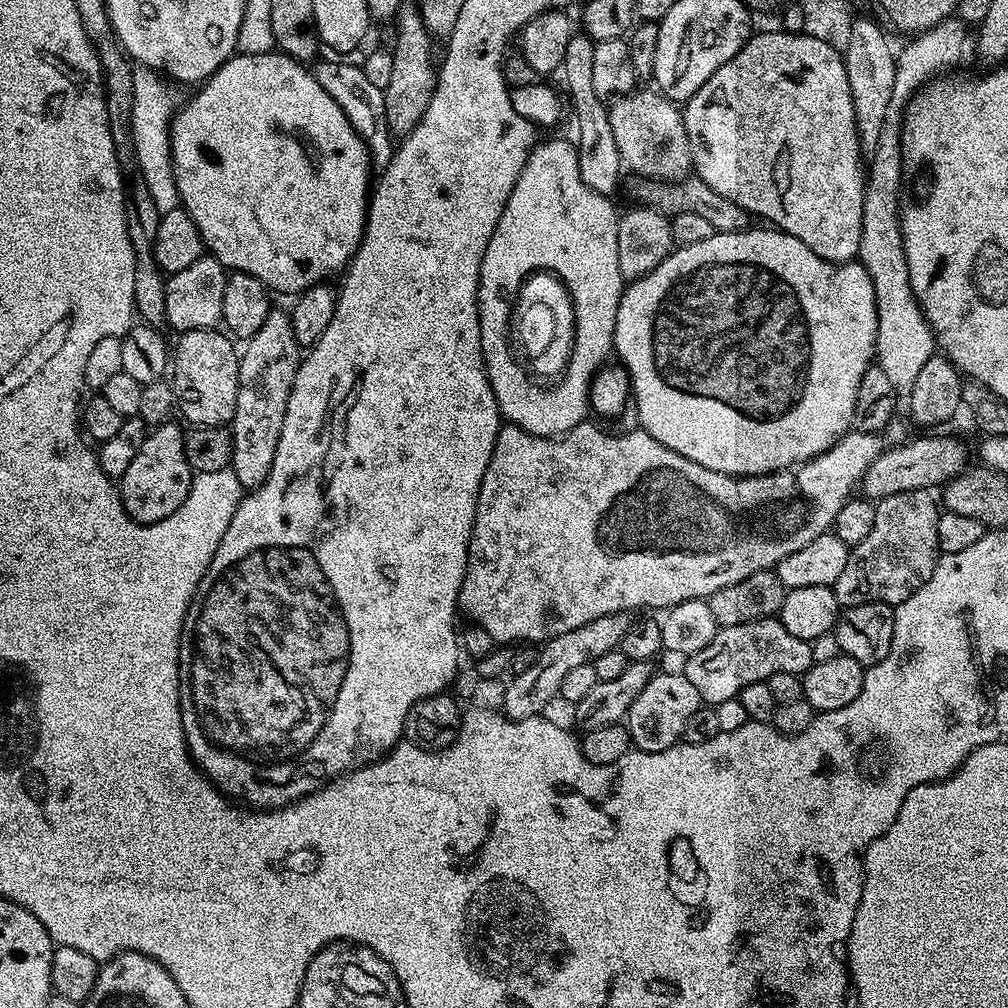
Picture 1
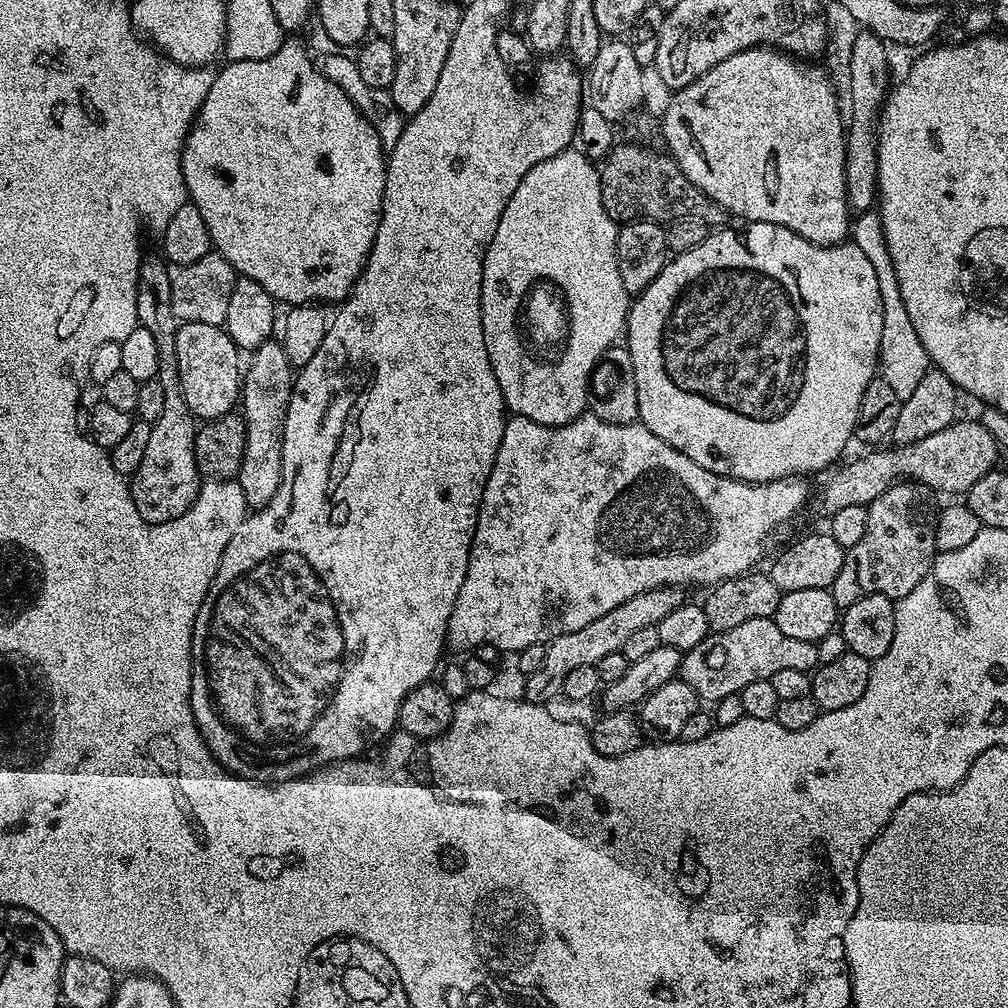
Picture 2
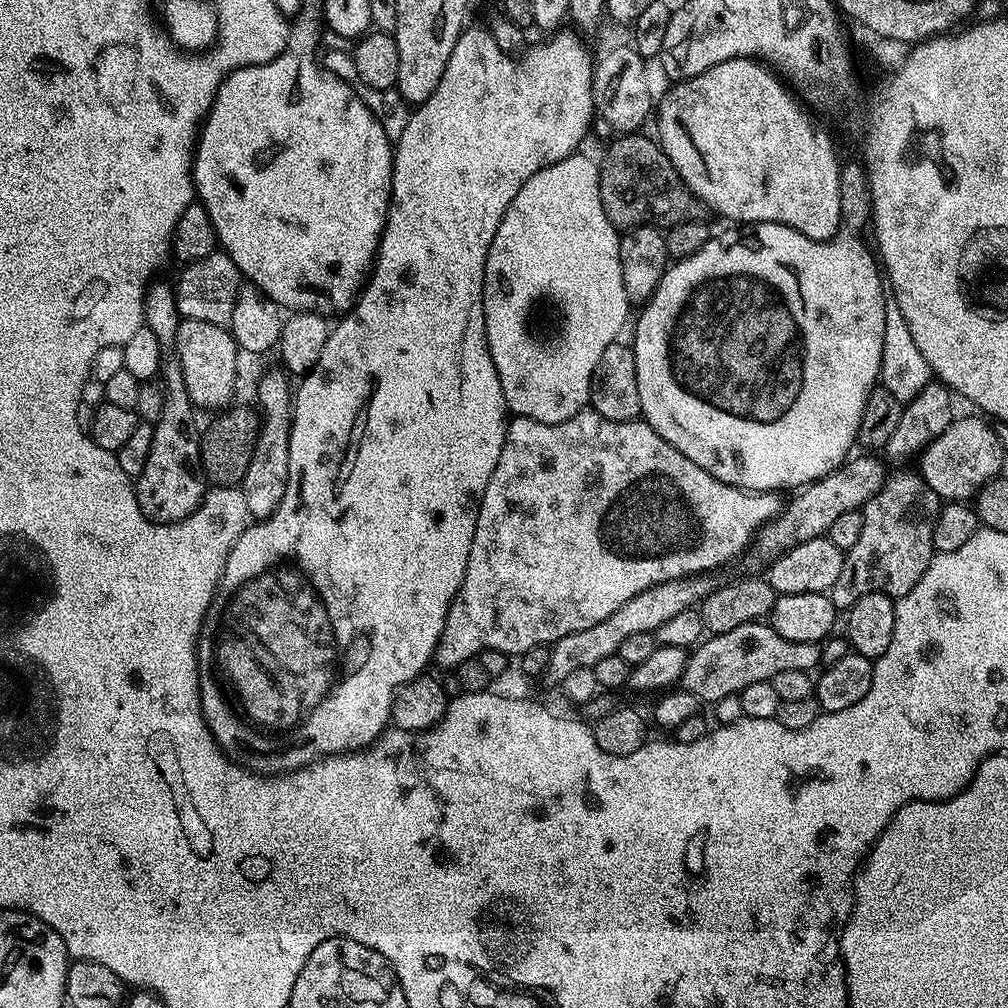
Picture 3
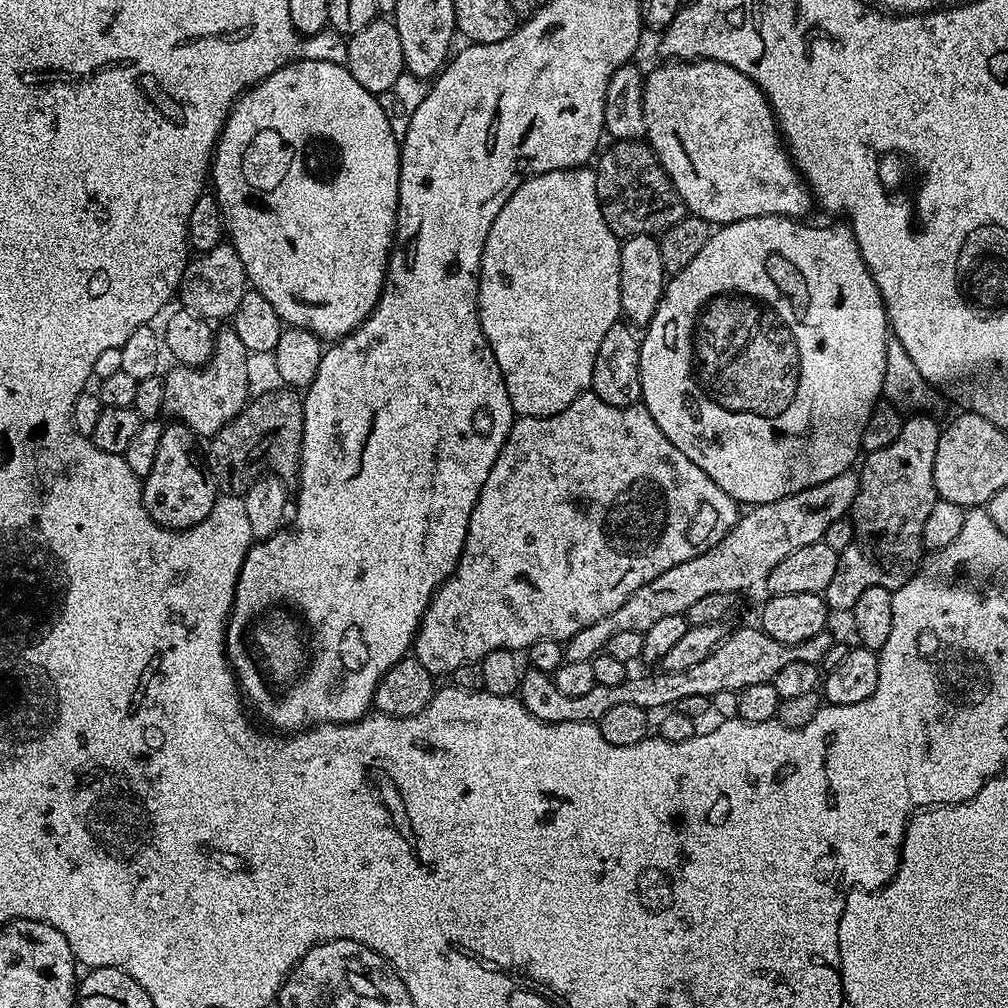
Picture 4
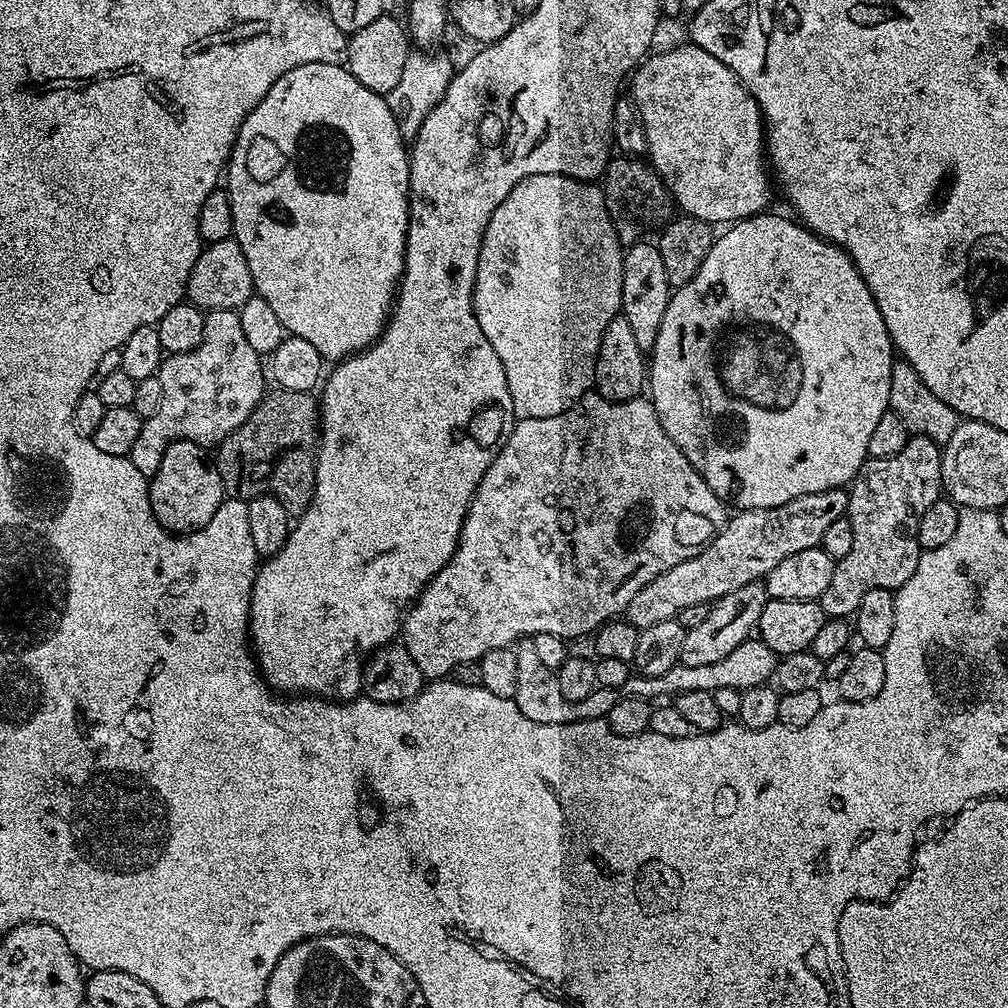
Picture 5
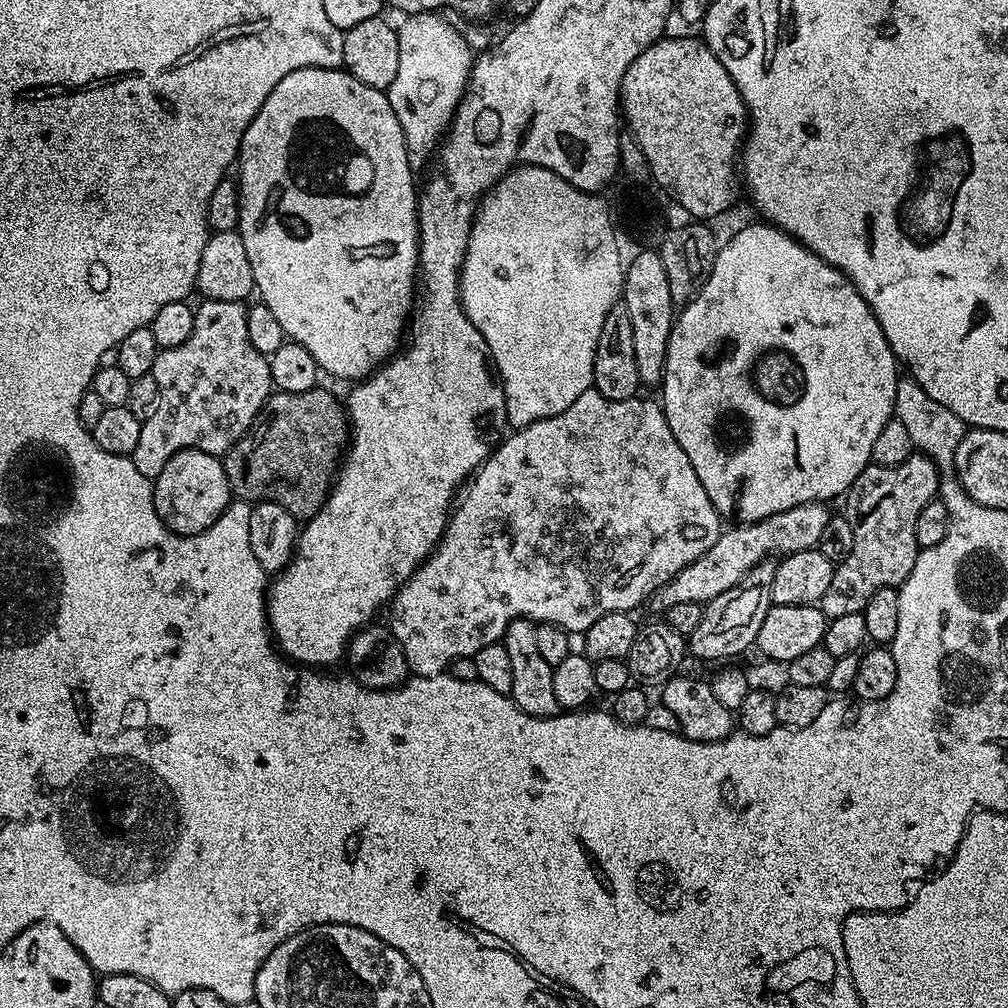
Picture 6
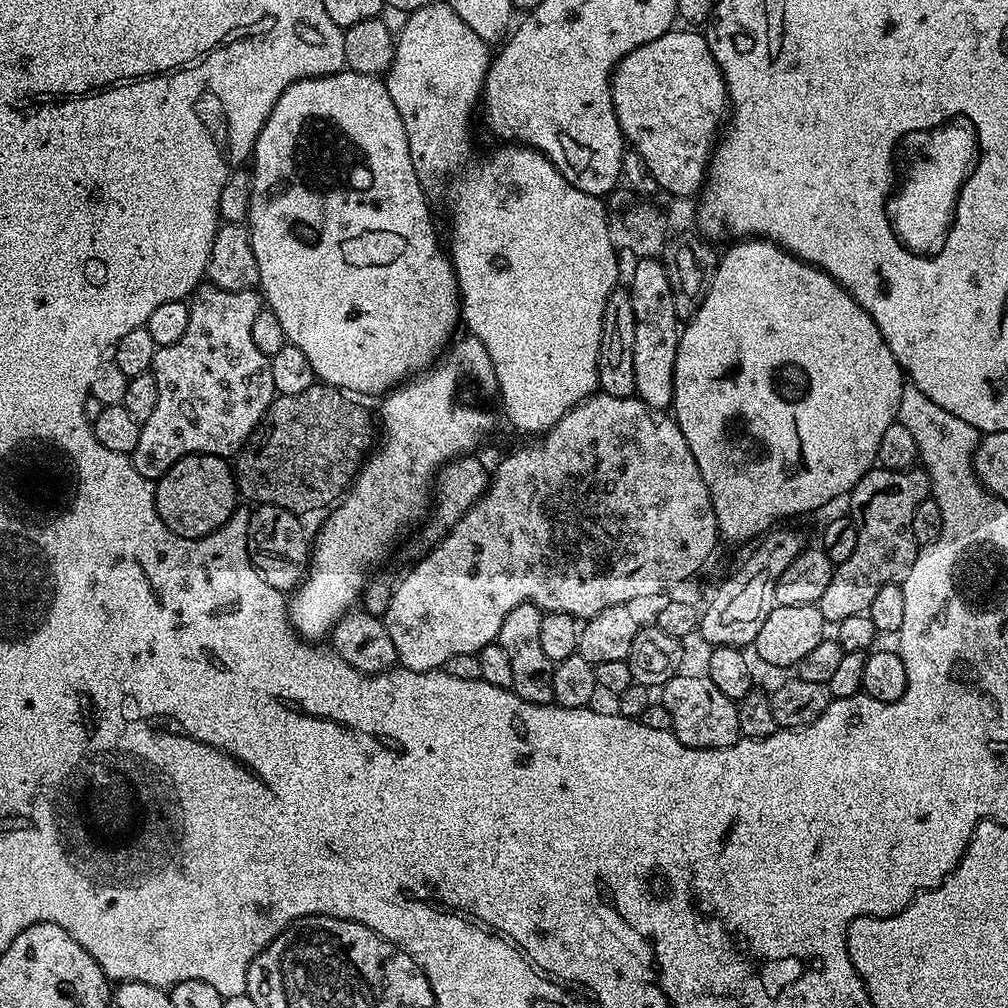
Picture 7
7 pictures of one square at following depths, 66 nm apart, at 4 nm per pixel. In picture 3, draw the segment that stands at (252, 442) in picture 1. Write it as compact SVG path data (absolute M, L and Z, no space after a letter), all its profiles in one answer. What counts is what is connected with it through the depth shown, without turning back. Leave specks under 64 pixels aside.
M277 370L260 380L256 388L255 403L264 413L260 433L256 436L256 447L252 450L252 461L244 475L242 491L246 498L246 510L253 521L261 522L271 517L278 510L288 485L288 447L290 446L290 430L294 392L288 388L289 377Z

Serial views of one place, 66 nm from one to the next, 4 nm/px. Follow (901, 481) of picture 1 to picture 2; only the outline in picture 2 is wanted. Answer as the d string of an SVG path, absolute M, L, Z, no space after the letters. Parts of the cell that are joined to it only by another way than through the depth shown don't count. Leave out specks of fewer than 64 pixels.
M957 419L955 424L946 426L946 430L938 430L938 434L930 434L930 438L922 438L922 442L914 442L903 446L888 446L883 450L868 450L865 456L849 462L830 477L820 492L820 508L825 517L831 518L838 510L846 506L870 505L892 485L901 483L905 478L912 482L925 484L933 493L960 492L966 494L978 478L993 471L997 467L996 439L980 424L979 419Z

